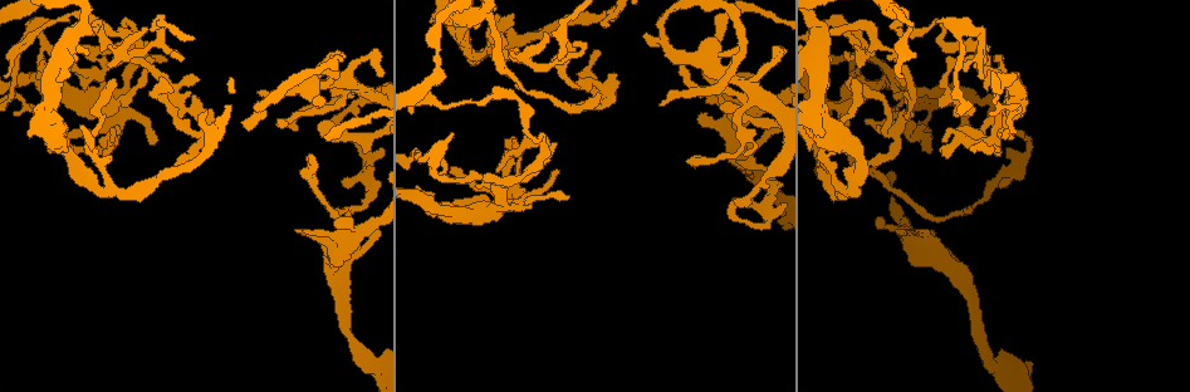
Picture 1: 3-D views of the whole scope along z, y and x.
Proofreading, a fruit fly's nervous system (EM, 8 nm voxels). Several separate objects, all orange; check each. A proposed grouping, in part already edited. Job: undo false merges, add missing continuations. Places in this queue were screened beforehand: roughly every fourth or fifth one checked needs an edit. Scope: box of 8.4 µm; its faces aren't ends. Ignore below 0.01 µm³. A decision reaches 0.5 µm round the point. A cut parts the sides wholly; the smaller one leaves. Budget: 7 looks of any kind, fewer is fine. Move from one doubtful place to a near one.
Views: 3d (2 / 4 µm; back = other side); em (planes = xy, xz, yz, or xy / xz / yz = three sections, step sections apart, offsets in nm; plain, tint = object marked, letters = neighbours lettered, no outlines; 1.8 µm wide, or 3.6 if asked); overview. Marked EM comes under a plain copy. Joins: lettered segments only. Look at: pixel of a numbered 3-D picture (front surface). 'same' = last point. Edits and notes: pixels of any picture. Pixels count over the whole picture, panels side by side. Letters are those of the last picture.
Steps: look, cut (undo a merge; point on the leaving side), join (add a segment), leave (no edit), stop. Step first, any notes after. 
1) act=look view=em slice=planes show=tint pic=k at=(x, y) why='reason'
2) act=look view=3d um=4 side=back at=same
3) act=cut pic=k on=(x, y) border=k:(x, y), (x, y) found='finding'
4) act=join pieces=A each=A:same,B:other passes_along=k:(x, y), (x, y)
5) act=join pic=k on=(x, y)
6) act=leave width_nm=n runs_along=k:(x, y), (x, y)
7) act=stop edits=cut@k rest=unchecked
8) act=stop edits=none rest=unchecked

act=look view=em slice=planes show=tint pic=1 at=(742, 149) why='sharp bend'

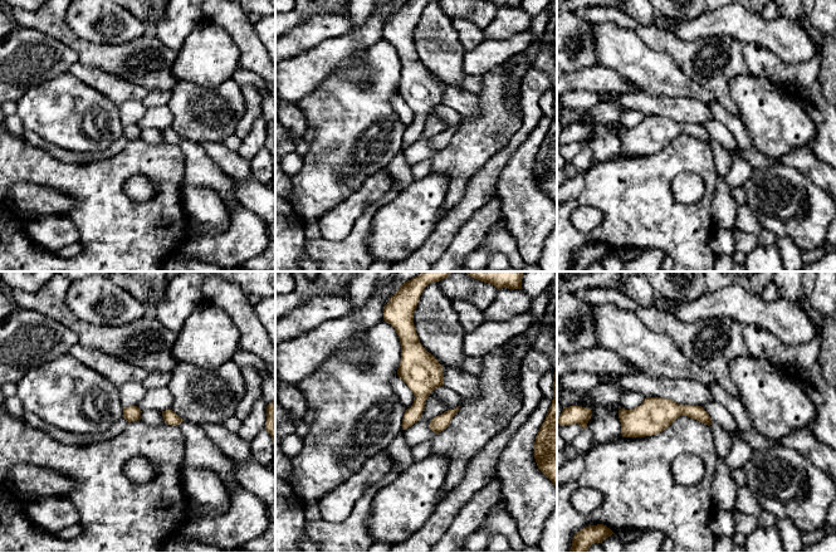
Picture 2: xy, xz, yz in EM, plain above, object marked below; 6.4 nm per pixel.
act=look view=em slice=planes show=letters at=same

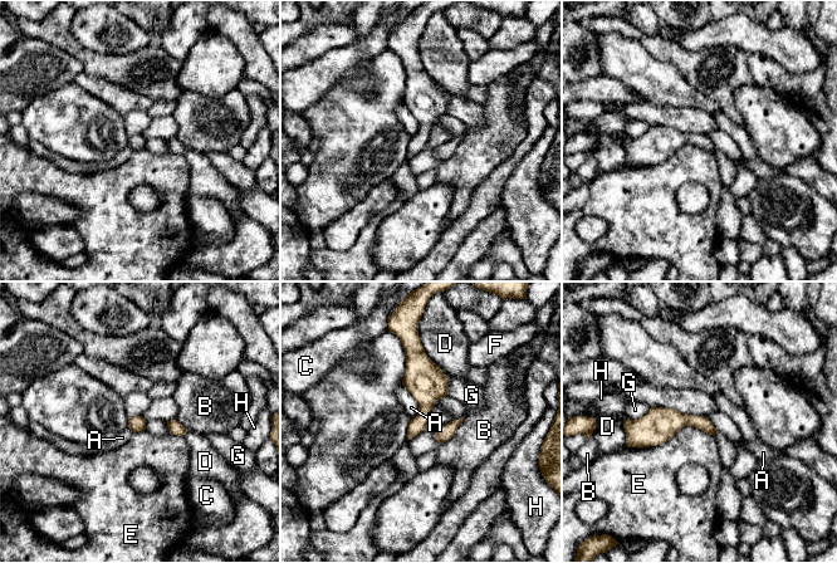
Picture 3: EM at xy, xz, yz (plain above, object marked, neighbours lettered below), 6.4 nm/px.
act=leave longest_contact=E:550nm each=A:other,B:other,C:other,D:other,E:other,F:other,G:other,H:other border=3:(402, 383), (419, 406), (411, 420) found='continuous, no second neuron'

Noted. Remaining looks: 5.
act=look view=3d um=2 pic=1 at=(582, 42) why='free end'

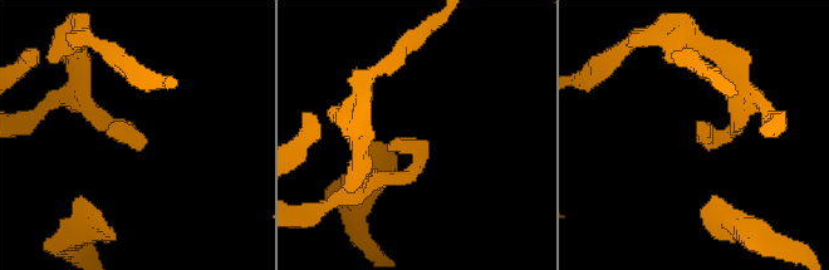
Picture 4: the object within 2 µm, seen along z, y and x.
act=look view=em slice=yz step=16 show=letters pic=4 at=(423, 141) why='now the EM'

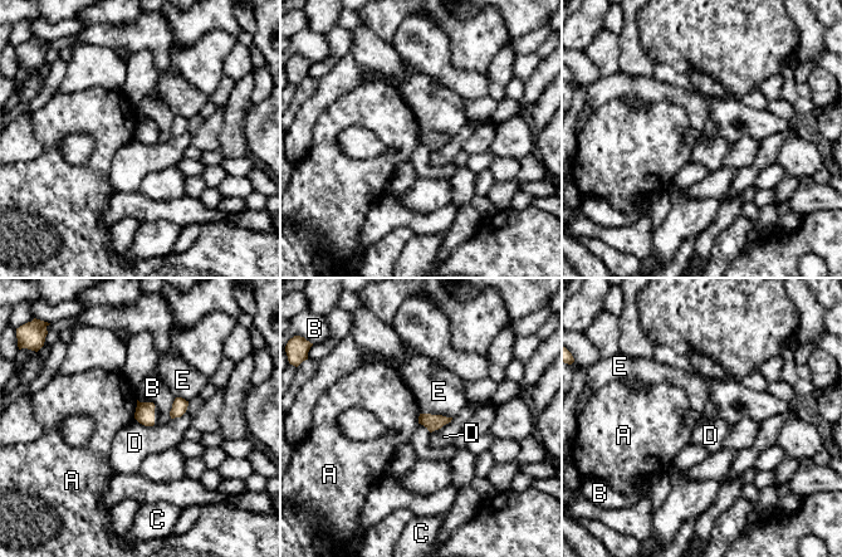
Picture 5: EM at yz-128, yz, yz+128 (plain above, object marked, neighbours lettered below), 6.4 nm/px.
act=look view=em slice=planes show=letters at=same

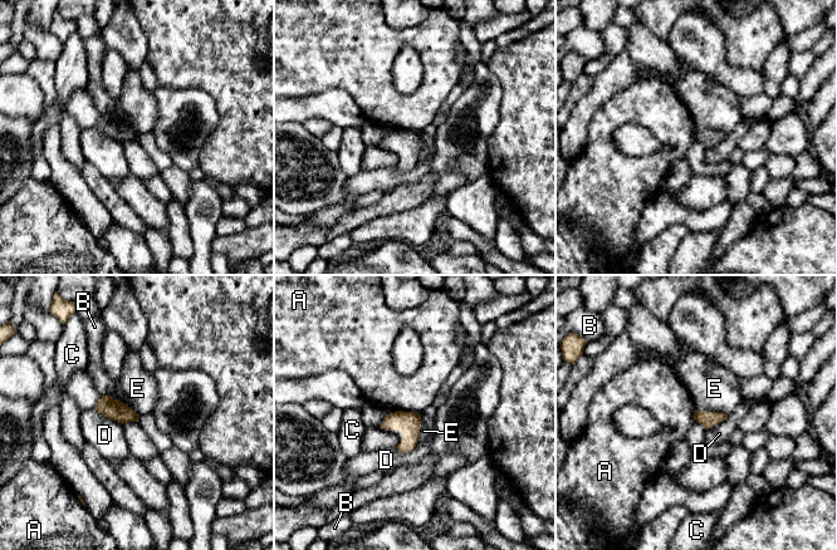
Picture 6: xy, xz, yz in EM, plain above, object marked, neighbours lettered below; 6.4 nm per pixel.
act=leave each=A:other,B:other,C:other,D:other,E:other border=6:(396, 409), (419, 415) found='no lettered segment goes on from it'

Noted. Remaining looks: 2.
act=look view=em slice=planes show=letters pic=1 at=(432, 156) why='narrows sharply'

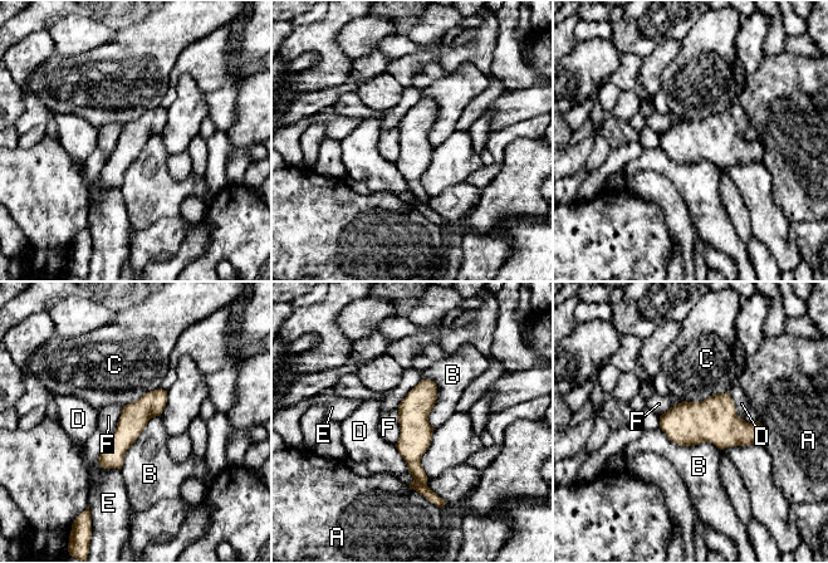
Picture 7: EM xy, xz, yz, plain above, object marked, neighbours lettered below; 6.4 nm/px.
act=leave longest_contact=B:420nm each=A:other,B:other,C:other,D:other,E:other,F:other found='one neuron here'

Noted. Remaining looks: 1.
act=stop edits=none rest=unchecked

